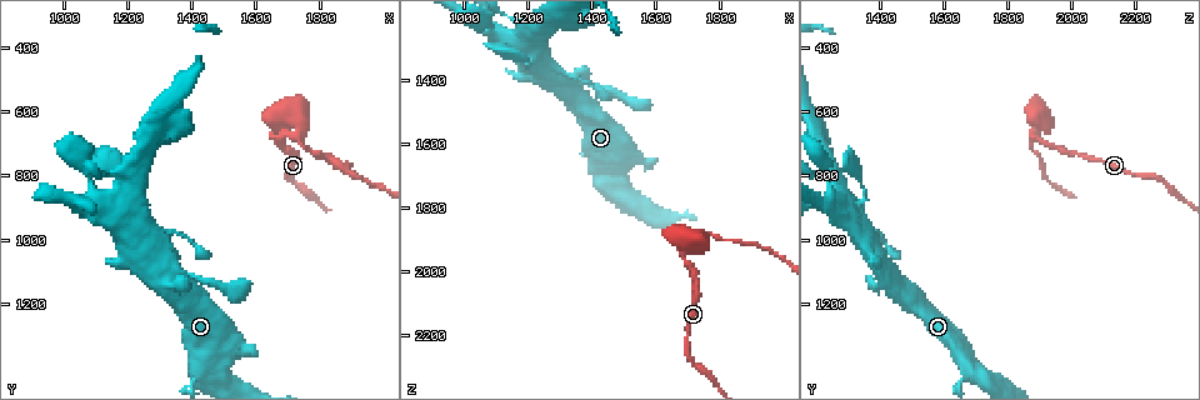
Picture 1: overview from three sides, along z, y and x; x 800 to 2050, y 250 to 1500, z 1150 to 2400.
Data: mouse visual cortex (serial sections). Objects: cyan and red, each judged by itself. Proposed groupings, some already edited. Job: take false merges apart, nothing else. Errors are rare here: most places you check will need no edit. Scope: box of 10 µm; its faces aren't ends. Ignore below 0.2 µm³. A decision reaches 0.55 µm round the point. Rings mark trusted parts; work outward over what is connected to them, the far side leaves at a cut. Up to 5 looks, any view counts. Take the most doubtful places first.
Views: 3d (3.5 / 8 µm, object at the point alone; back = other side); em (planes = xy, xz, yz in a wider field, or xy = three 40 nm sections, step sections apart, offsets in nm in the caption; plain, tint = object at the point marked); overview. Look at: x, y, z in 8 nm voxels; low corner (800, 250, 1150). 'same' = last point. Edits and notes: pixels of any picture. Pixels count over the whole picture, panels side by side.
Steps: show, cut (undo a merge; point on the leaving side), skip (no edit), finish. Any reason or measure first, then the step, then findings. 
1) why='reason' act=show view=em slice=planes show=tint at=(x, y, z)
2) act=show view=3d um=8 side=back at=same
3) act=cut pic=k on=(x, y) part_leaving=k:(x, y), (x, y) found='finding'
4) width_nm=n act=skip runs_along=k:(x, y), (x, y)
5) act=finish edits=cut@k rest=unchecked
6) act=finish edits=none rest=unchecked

why='branch point' act=show view=3d um=3.5 at=(1720, 670, 1880)

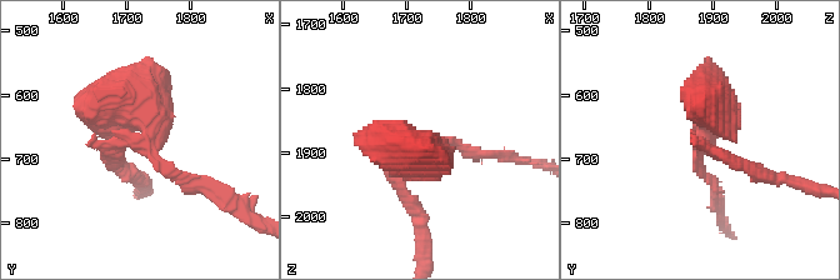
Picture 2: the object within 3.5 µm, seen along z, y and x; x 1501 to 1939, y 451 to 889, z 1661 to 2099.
act=show view=em slice=xy step=2 show=tint at=(1720, 670, 1875)

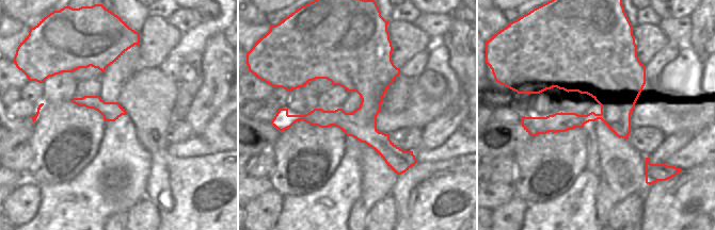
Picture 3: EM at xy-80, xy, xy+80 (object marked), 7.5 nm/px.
act=cut pic=2 on=(731, 136) part_leaving=2:(148, 134), (140, 106), (75, 106) found='two cells meet here'

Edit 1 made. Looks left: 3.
act=show view=overview

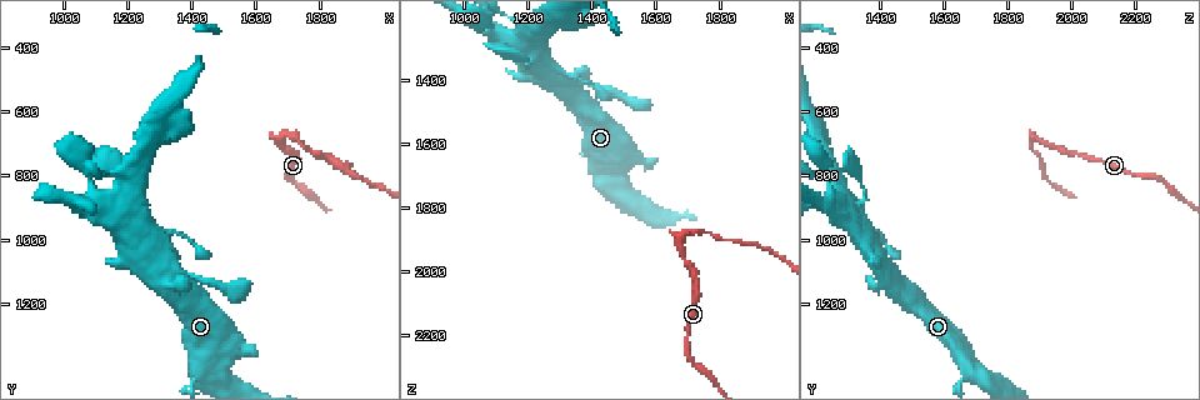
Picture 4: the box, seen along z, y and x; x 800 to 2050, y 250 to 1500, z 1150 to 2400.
act=show view=em slice=xy step=3 show=tint at=(1110, 870, 1260)

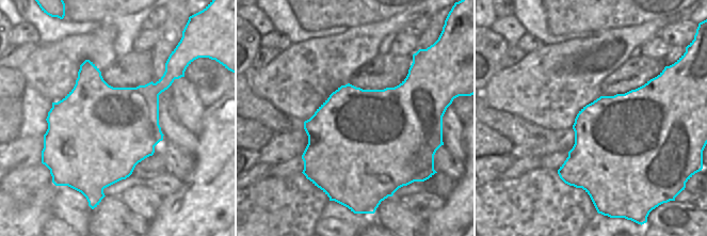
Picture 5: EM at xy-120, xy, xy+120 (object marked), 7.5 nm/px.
why='wider look' act=show view=3d um=3.5 side=back at=same

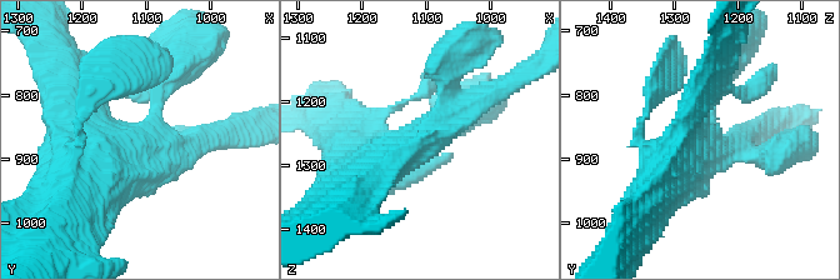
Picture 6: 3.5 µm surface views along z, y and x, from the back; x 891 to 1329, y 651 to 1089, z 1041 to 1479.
arm_widths_nm=200,200,350,500 act=skip runs_along=6:(79, 183), (151, 125), (171, 71) found='one cell here'

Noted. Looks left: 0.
act=finish edits=cut@2 rest=unchecked

